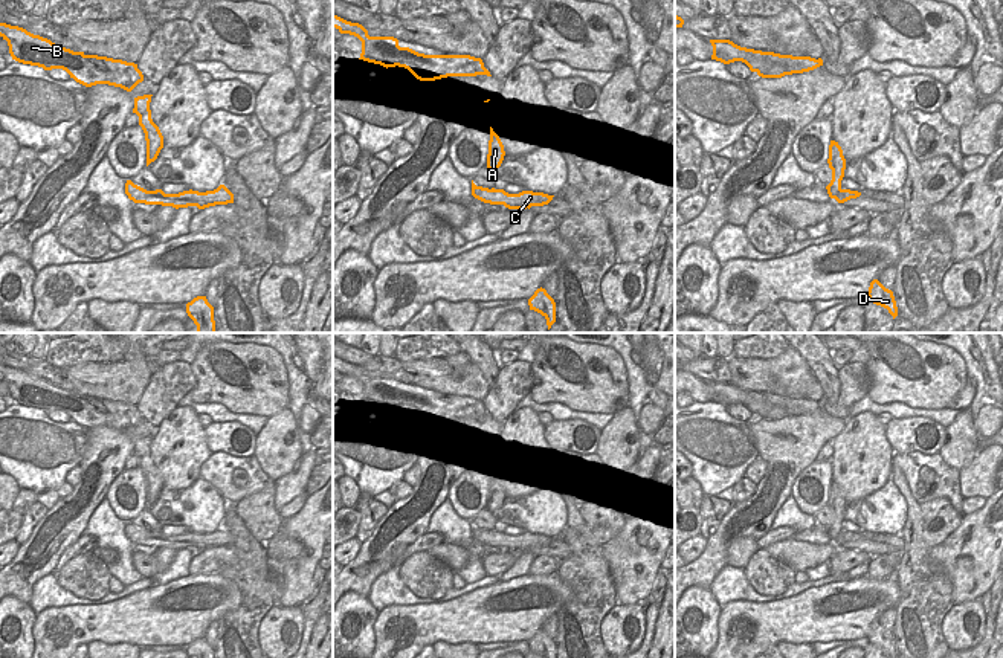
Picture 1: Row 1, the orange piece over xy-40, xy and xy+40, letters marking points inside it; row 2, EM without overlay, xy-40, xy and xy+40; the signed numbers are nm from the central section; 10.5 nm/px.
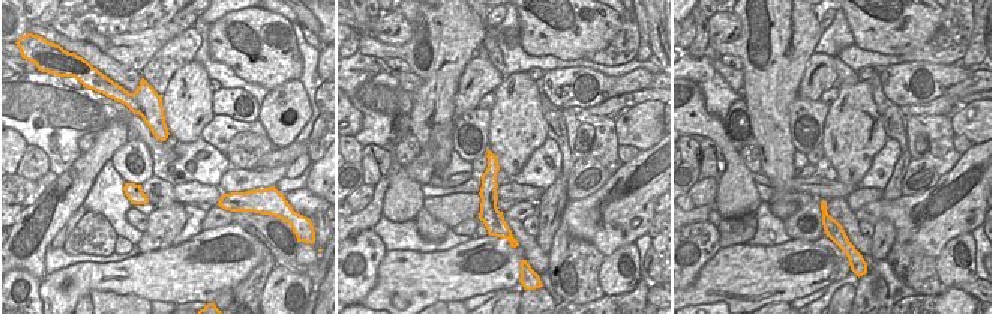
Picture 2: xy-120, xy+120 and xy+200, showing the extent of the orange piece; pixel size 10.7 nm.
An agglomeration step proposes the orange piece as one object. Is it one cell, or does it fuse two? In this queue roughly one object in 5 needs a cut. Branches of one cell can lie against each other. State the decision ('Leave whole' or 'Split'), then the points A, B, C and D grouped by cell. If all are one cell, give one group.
Split. Groups: A B D / C.

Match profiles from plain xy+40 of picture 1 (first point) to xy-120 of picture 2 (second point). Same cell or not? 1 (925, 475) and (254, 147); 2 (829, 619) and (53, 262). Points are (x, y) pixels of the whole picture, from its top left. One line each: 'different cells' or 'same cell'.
1: same cell
2: different cells

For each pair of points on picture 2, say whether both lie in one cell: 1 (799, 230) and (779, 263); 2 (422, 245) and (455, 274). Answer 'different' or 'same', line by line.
1: different
2: different

